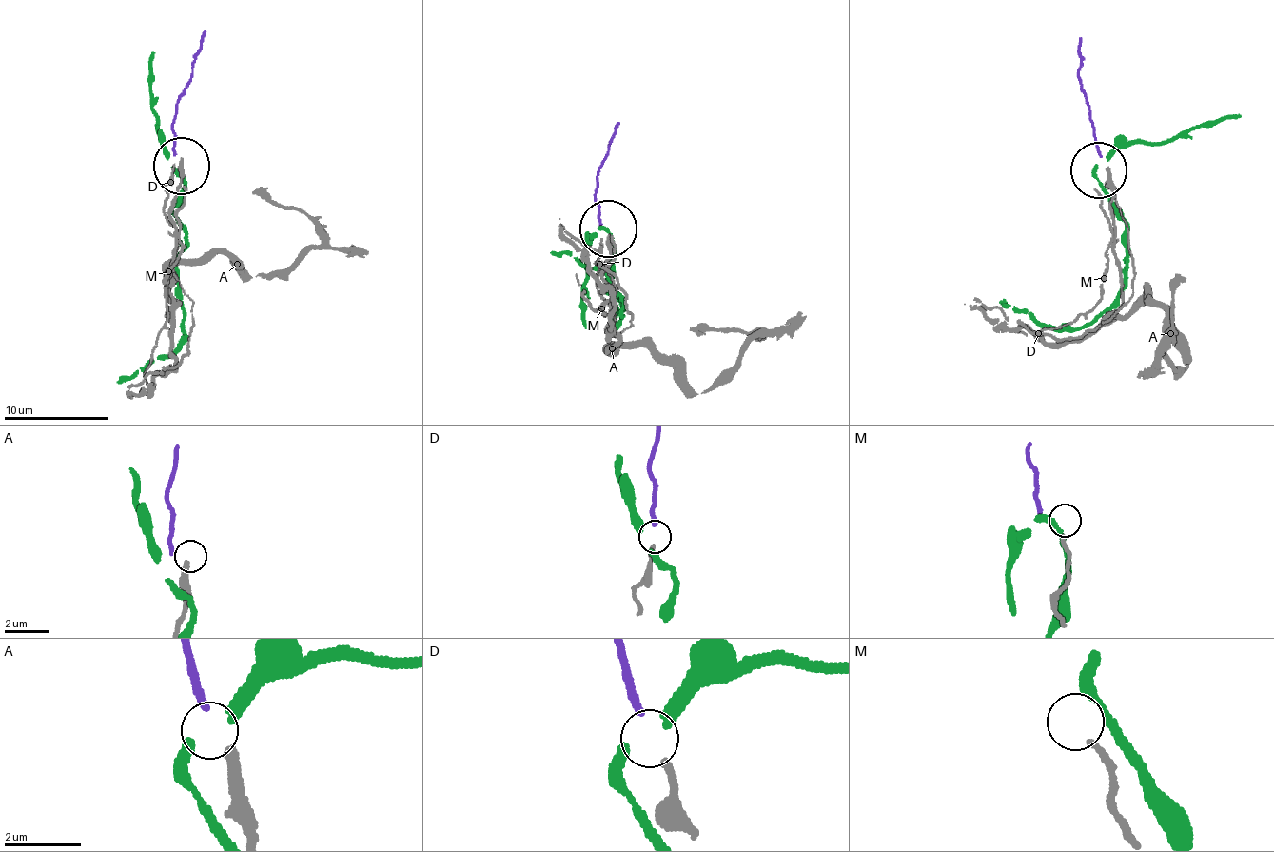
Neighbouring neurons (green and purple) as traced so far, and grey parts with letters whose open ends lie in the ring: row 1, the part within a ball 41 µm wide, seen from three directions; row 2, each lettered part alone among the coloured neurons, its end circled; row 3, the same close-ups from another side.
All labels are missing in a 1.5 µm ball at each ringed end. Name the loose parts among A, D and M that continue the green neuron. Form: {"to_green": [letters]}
{"to_green": []}

